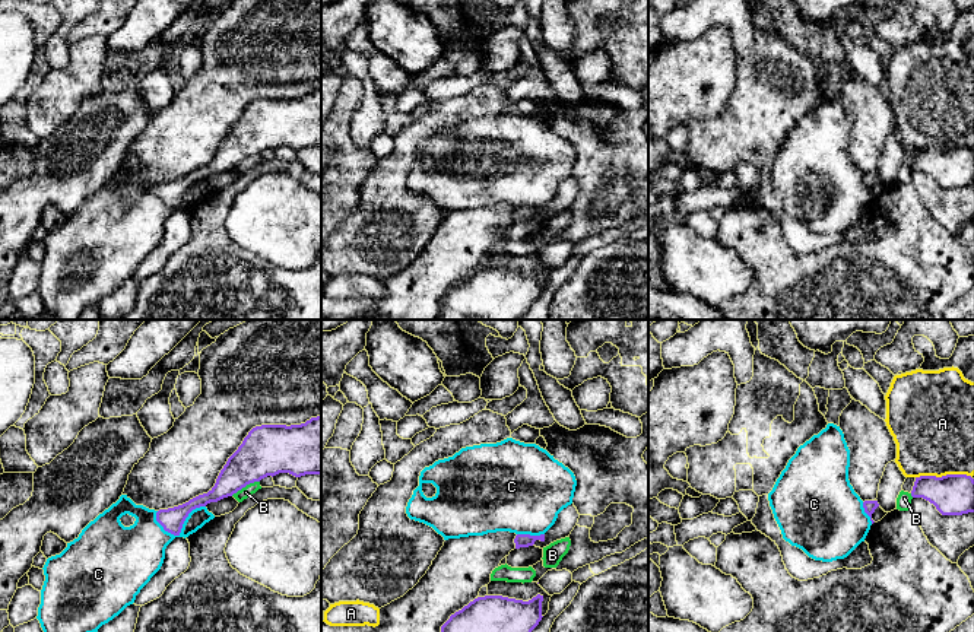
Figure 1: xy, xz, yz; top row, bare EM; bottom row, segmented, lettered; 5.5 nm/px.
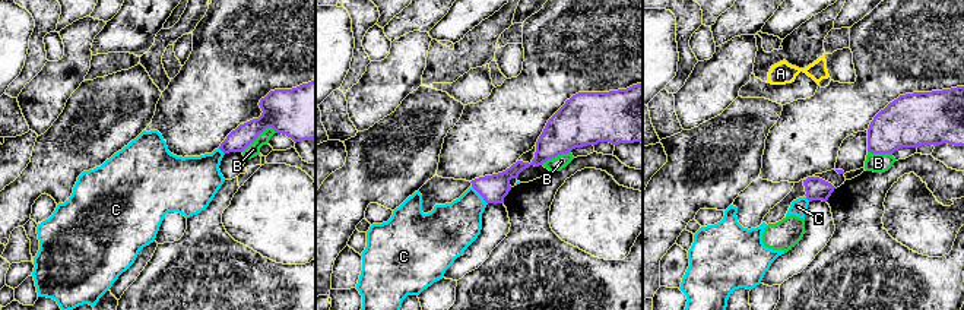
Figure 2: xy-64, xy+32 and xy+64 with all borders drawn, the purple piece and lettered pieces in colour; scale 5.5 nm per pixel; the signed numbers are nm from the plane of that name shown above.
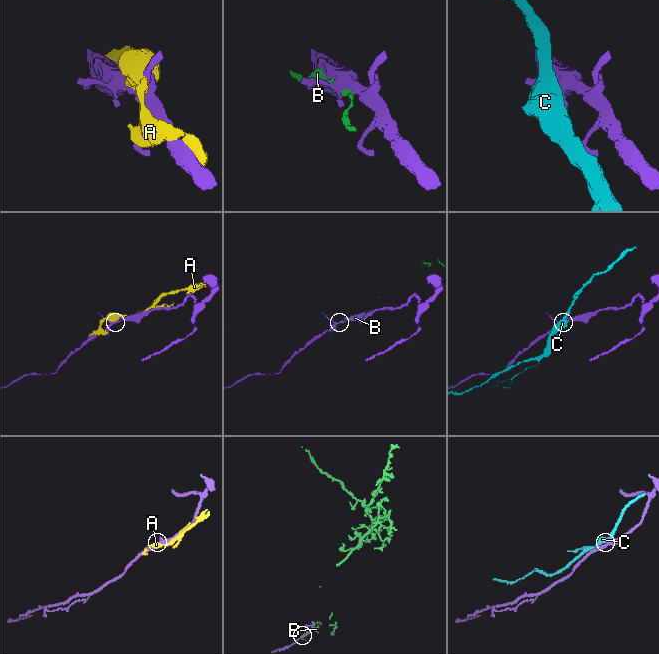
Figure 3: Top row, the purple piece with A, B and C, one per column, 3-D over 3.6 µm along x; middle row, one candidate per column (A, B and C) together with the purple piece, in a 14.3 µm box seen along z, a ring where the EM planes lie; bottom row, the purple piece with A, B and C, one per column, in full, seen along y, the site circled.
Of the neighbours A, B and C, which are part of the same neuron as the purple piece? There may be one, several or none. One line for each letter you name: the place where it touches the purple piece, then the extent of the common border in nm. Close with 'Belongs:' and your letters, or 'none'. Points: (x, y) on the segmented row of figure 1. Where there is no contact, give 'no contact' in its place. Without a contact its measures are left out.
Belongs: none

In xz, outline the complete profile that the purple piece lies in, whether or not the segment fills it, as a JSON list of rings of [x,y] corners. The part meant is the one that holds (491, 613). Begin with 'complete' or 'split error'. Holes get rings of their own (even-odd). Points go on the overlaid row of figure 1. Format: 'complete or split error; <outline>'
complete; [[[502,596],[478,597],[450,616],[441,632],[532,632],[542,620],[543,596],[529,601]]]

